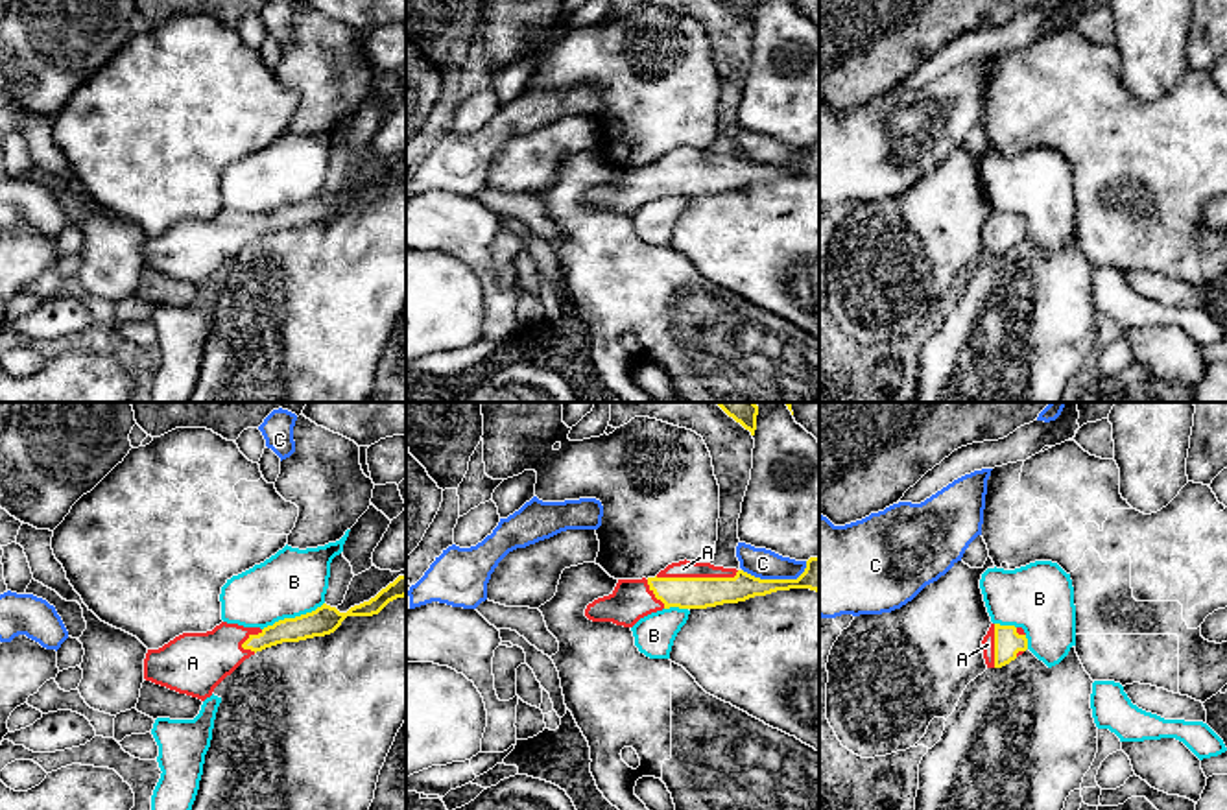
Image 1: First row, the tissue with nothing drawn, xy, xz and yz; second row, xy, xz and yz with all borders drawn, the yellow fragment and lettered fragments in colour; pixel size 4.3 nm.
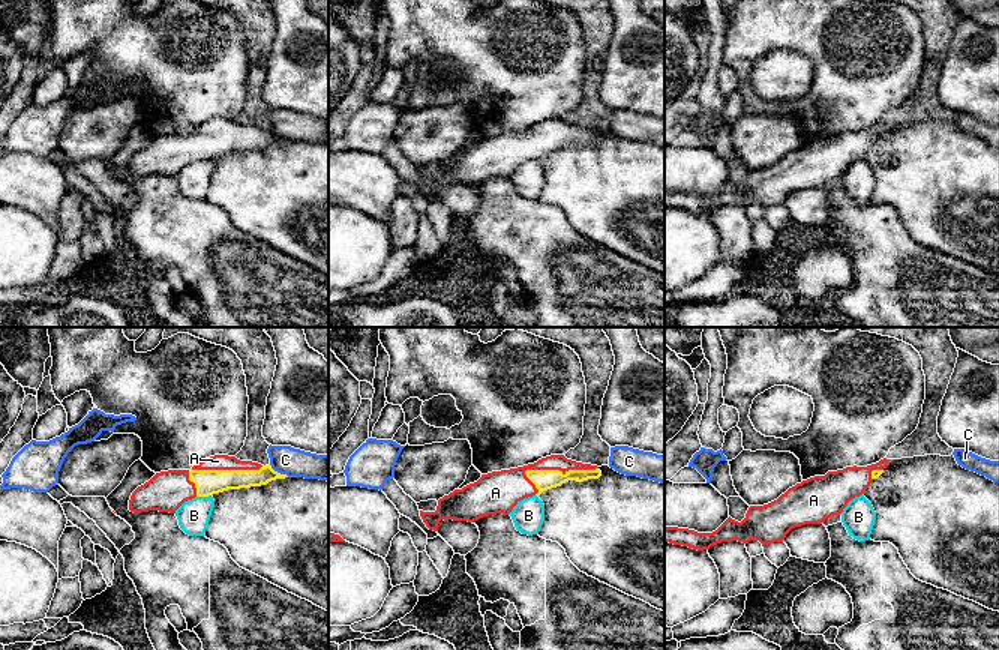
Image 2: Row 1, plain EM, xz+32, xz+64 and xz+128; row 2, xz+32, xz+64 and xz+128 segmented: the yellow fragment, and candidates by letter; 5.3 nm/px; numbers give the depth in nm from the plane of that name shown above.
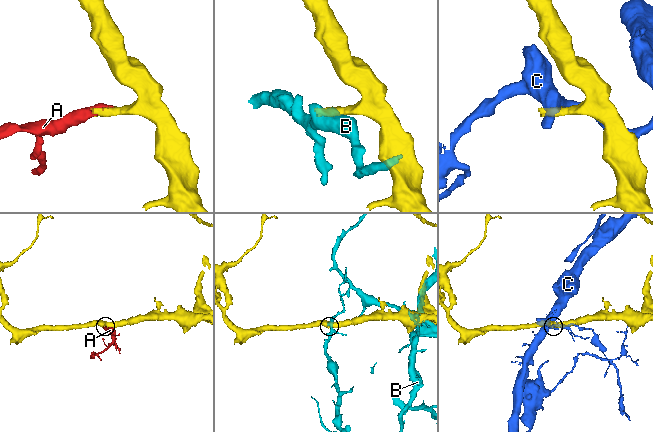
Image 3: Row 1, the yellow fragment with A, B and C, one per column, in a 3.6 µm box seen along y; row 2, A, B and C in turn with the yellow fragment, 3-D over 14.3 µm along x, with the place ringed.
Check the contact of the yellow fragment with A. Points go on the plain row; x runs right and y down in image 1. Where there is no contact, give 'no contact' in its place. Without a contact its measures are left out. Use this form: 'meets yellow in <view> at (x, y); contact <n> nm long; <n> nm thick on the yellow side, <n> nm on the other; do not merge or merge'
meets yellow in xz at (696, 165); contact 360 nm long; 140 nm thick on the yellow side, 80 nm on the other; merge

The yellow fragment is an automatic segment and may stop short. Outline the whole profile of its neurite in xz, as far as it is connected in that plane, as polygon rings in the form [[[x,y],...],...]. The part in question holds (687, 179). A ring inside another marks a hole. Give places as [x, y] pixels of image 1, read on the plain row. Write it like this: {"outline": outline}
{"outline": [[[819,142],[806,148],[797,166],[760,166],[744,157],[685,146],[668,151],[655,164],[618,166],[609,183],[587,192],[585,203],[633,214],[640,205],[670,194],[707,196],[790,175],[819,179]]]}

